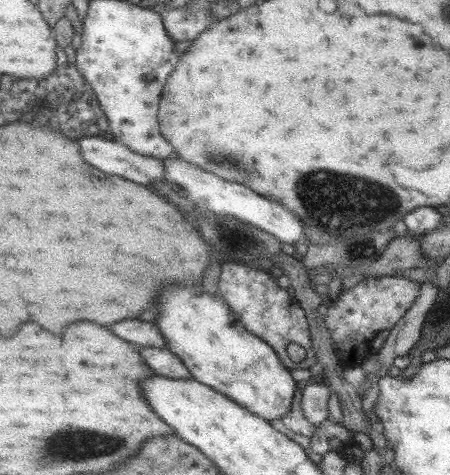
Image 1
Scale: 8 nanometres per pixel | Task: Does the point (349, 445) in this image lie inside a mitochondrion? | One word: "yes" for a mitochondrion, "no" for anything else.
no

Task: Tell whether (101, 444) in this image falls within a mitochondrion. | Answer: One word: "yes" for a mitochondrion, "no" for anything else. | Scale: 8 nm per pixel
yes

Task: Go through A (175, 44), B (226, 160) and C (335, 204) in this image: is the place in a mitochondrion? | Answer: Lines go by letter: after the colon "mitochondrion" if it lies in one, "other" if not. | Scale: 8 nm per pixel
A: other
B: mitochondrion
C: mitochondrion

